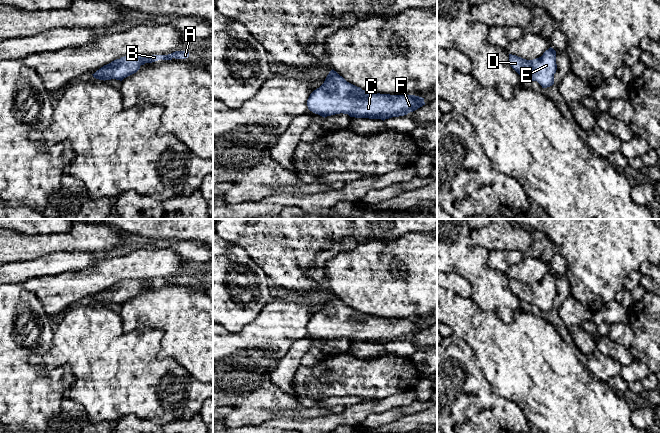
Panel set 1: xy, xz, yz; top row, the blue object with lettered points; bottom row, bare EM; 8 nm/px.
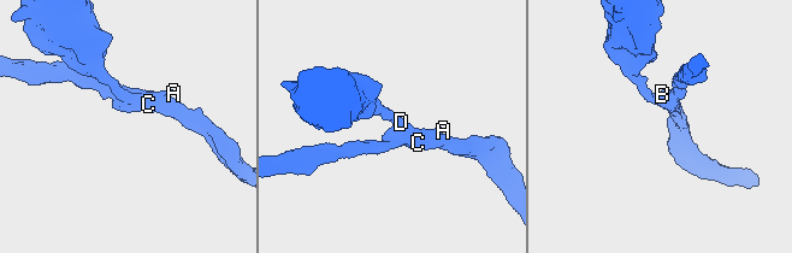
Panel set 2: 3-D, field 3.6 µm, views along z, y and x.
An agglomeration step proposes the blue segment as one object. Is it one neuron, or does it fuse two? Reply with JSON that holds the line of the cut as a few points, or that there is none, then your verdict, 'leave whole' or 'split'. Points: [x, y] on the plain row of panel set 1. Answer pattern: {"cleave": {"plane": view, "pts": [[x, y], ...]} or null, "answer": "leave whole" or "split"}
{"cleave": null, "answer": "leave whole"}

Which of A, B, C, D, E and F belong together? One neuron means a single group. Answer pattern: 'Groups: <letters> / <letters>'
Groups: A B C D E F

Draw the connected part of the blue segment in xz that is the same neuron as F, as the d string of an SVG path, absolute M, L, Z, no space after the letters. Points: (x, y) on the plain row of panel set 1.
M333 293L307 324L308 333L324 342L343 337L350 341L383 345L407 339L423 329L424 322L415 319L390 319L362 314Z

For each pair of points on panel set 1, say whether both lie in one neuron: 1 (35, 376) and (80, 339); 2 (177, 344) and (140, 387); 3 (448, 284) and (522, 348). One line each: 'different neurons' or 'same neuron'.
1: different neurons
2: different neurons
3: different neurons

